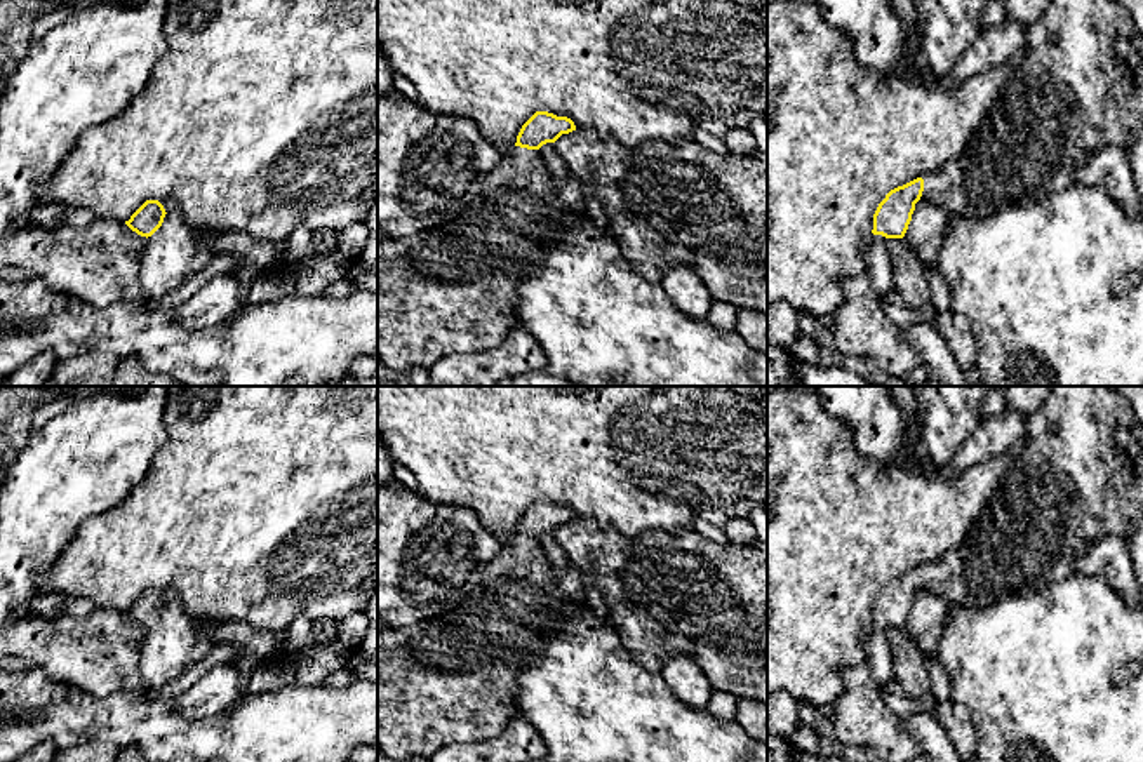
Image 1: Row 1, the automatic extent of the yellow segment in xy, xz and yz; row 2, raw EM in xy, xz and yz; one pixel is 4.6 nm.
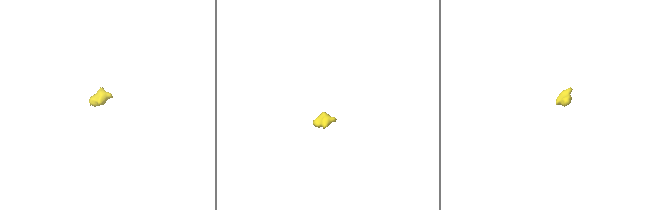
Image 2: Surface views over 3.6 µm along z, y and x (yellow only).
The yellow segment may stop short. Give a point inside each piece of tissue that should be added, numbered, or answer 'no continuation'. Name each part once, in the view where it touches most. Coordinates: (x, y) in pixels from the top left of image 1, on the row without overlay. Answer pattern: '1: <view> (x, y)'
1: xy (173, 644)
2: xz (451, 679)

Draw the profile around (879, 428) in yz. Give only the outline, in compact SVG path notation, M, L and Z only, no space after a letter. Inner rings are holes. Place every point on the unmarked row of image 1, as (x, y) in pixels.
M816 386L823 409L849 424L861 456L892 463L905 447L906 419L887 386Z

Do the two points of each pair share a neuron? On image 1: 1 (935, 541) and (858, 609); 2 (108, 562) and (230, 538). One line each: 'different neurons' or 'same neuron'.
1: same neuron
2: same neuron

